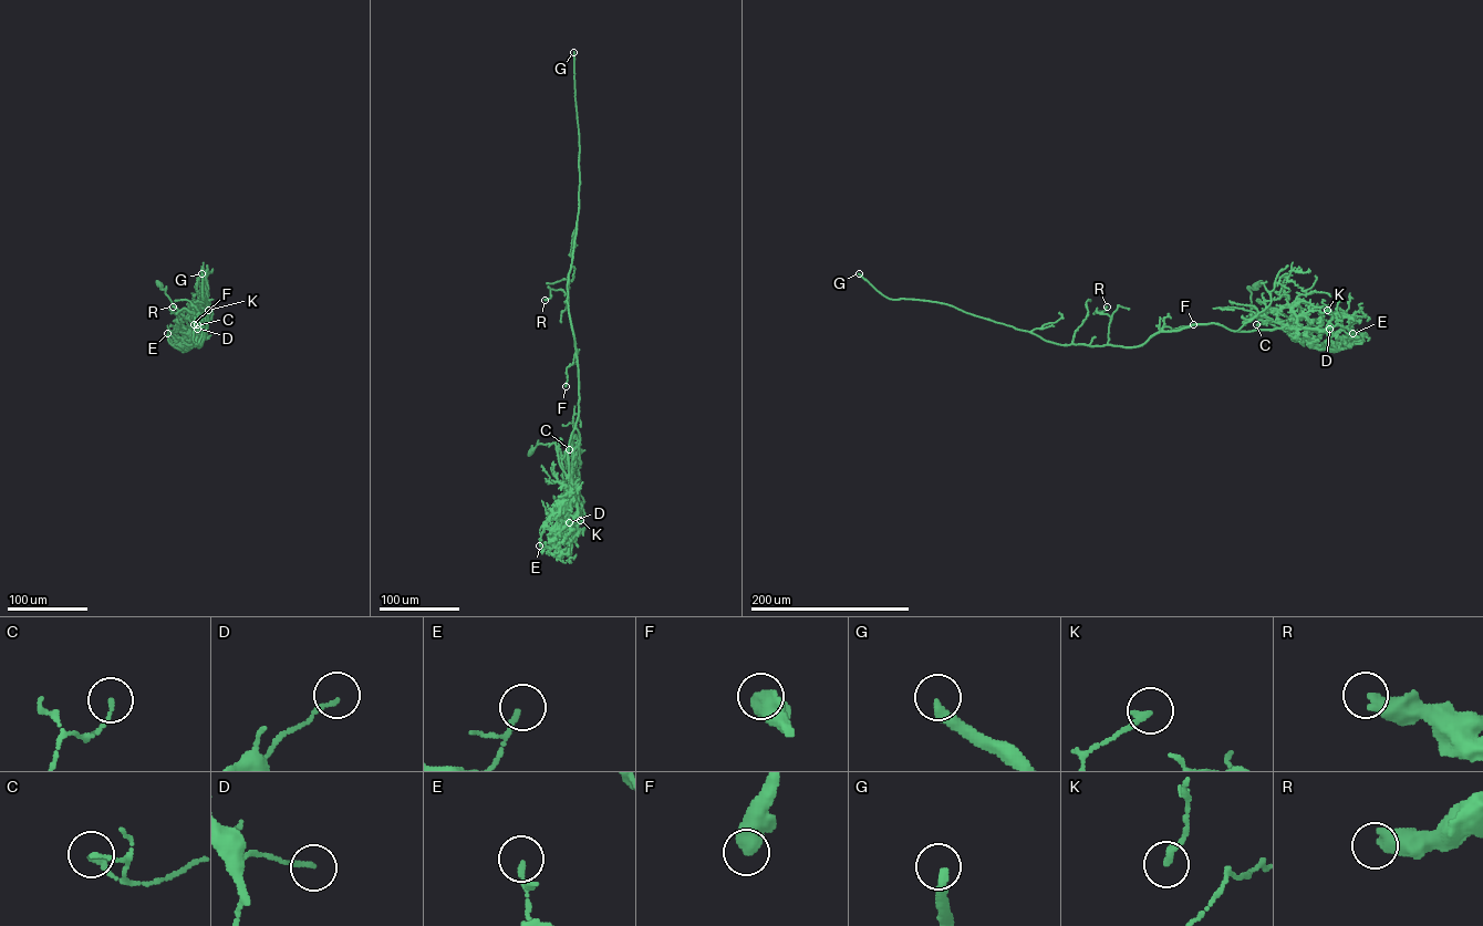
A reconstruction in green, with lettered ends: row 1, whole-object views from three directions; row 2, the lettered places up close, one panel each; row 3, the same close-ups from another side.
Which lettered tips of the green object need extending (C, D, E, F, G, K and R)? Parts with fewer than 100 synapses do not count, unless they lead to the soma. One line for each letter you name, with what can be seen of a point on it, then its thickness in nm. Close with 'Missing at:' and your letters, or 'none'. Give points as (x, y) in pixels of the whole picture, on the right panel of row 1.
G: at (859, 273); 320 nm thick
Missing at: G

